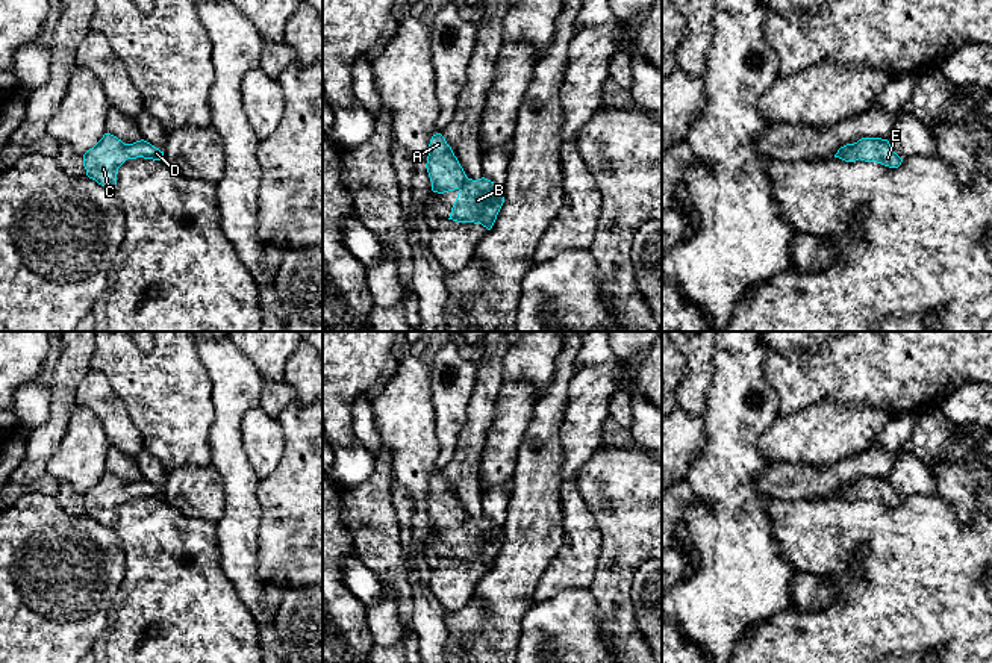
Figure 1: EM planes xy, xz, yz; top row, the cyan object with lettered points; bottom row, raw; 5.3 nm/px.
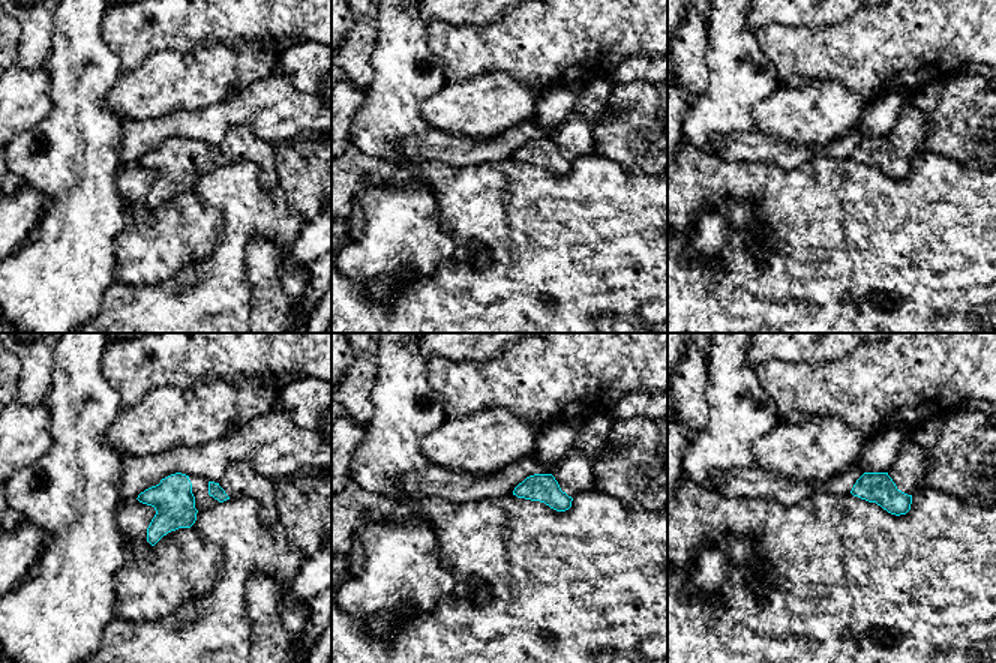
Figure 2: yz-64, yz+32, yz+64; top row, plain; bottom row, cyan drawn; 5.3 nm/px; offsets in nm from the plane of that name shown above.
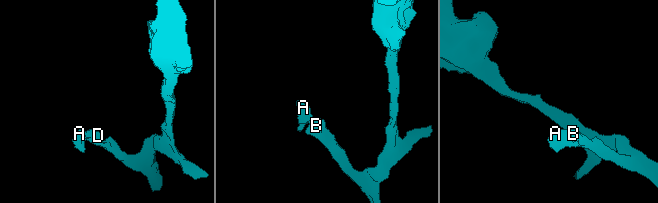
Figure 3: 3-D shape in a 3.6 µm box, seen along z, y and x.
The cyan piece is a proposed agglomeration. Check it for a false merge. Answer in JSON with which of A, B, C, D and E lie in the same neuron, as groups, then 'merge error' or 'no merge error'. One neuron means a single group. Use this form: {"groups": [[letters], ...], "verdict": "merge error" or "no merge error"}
{"groups": [["A", "B", "C", "D", "E"]], "verdict": "no merge error"}

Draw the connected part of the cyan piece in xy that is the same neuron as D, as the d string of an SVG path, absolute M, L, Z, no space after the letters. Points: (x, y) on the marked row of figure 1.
M105 133L103 138L83 154L83 167L89 179L105 188L114 189L118 168L127 159L136 157L164 160L164 151L144 139L124 144L117 136Z

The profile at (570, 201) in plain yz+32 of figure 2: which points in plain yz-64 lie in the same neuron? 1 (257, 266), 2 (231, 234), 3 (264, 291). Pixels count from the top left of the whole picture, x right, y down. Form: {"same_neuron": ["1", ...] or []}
{"same_neuron": ["2"]}

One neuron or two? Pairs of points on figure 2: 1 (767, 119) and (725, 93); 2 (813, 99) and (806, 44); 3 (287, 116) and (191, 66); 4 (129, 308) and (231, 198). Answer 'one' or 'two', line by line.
1: two
2: two
3: two
4: one

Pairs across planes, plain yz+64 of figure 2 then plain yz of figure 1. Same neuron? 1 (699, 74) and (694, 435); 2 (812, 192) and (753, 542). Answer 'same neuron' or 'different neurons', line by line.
1: different neurons
2: different neurons

